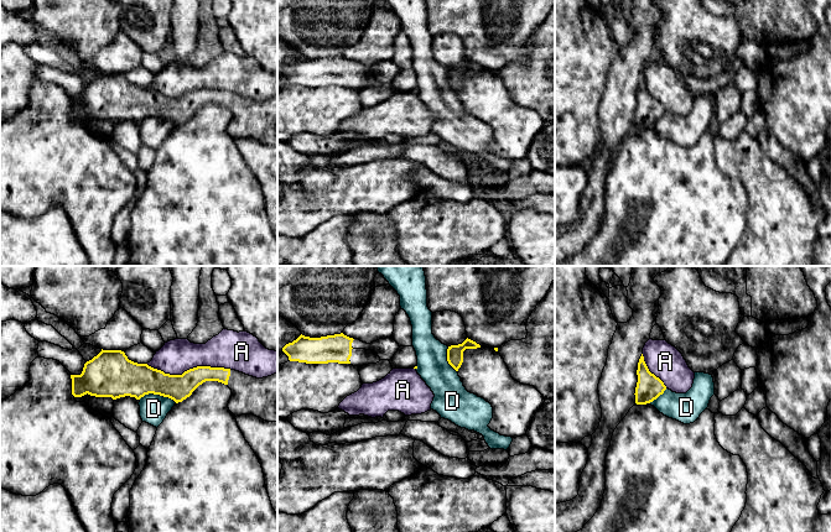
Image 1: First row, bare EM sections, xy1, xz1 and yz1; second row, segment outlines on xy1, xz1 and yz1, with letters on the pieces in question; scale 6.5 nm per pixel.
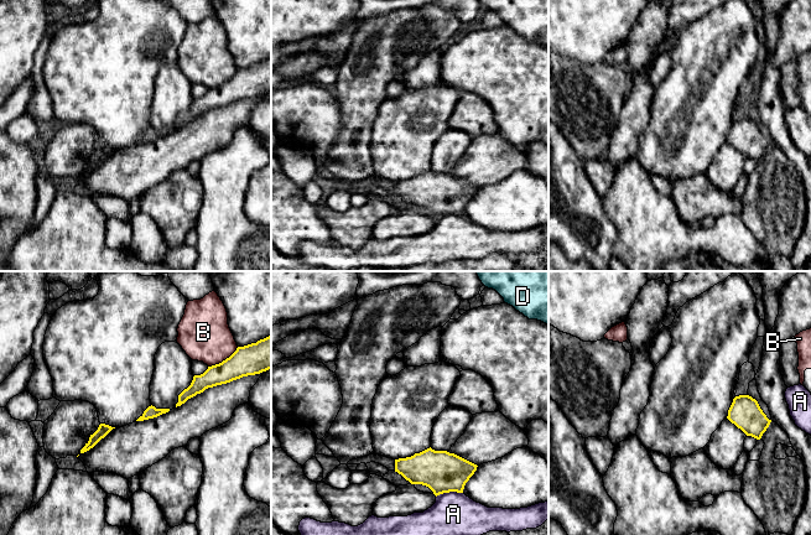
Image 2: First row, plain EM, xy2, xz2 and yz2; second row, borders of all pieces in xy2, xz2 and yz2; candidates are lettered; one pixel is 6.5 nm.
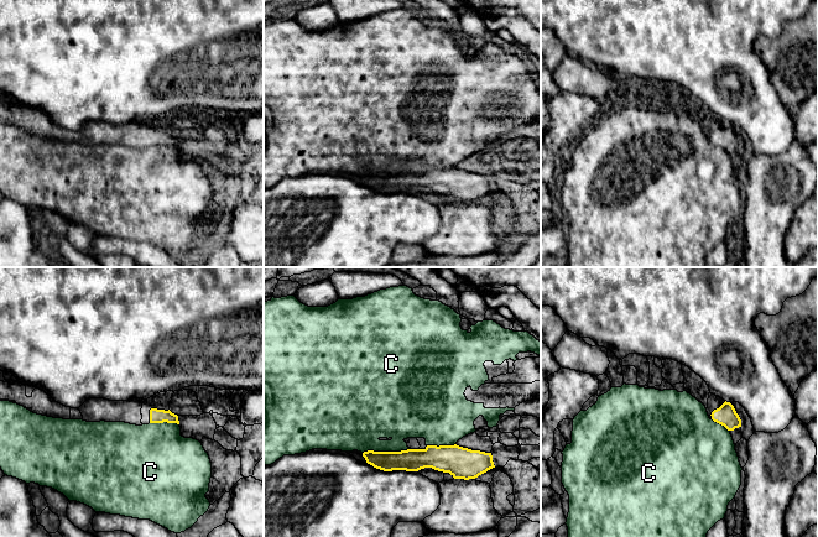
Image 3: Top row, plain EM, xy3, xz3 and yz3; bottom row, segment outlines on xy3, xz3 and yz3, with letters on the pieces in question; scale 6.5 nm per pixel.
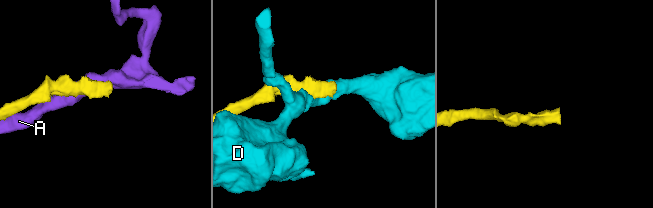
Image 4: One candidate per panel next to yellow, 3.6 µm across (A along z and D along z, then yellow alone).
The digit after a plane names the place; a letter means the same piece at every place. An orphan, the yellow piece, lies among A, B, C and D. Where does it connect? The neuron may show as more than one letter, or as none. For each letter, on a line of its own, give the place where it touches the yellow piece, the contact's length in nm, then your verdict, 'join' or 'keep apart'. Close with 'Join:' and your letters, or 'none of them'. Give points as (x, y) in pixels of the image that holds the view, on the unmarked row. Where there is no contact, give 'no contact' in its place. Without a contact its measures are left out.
A: contact xy1 (188, 93); length 550 nm; keep apart
B: contact xy2 (223, 83); length 240 nm; keep apart
C: contact xz3 (385, 175); length 300 nm; keep apart
D: contact xy1 (157, 116); length 240 nm; keep apart
Join: none of them

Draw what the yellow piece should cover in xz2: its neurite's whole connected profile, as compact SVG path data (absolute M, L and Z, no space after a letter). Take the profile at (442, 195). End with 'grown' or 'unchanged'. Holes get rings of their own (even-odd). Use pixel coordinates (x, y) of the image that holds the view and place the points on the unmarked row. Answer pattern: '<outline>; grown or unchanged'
M431 170L411 180L395 182L395 194L411 207L428 209L437 219L443 215L463 215L477 187L447 173Z; unchanged

